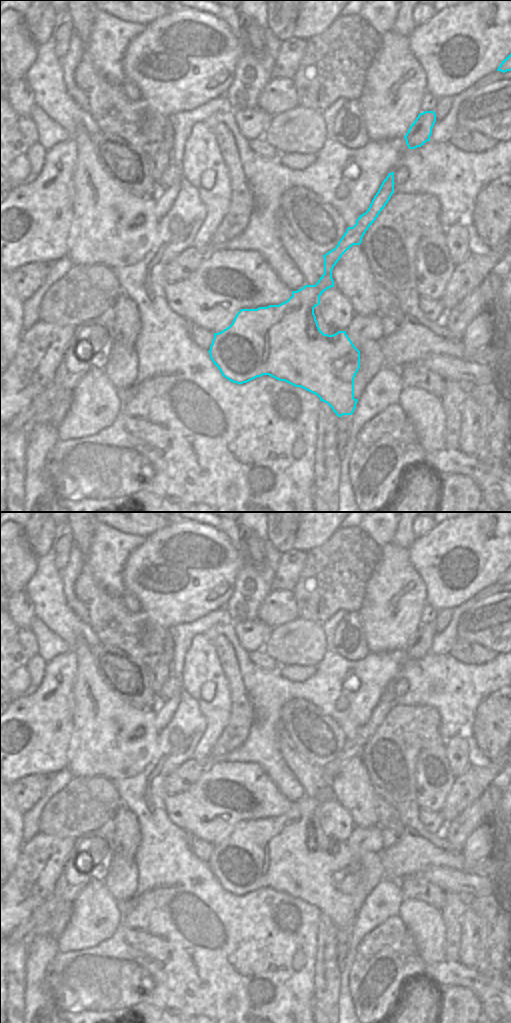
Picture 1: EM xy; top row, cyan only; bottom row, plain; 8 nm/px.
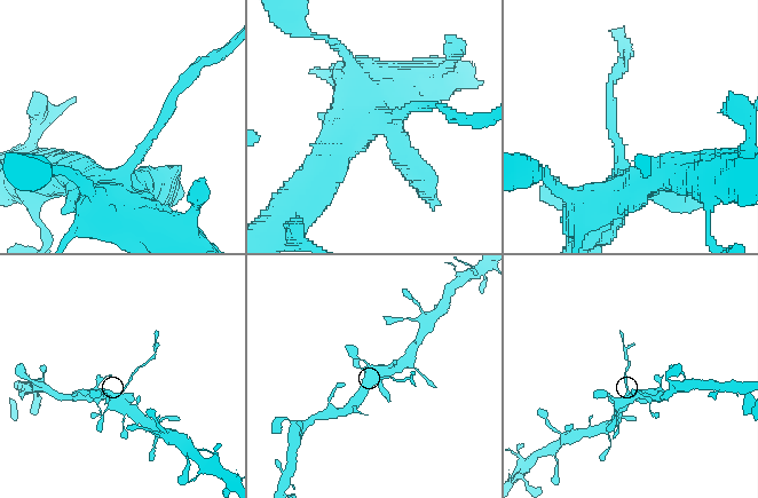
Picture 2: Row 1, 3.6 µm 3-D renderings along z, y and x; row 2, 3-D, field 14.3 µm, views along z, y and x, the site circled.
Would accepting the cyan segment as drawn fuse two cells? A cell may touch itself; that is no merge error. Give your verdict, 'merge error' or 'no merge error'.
merge error

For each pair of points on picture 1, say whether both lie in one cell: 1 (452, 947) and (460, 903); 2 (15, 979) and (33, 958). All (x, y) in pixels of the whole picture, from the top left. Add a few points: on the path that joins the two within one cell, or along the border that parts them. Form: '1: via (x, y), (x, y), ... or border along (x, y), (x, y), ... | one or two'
1: via (452, 936), (452, 914) | one
2: border along (28, 947), (25, 989) | two

